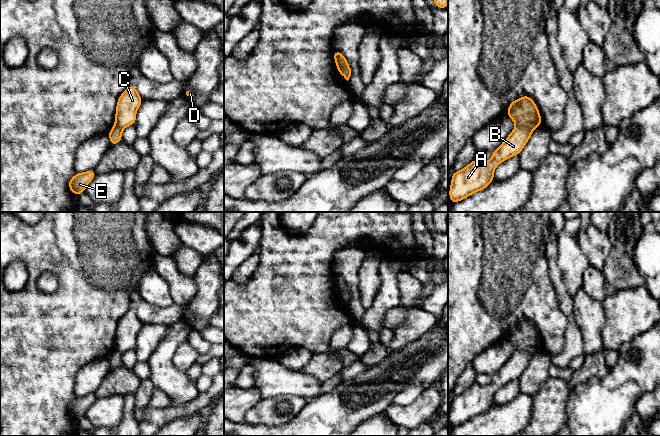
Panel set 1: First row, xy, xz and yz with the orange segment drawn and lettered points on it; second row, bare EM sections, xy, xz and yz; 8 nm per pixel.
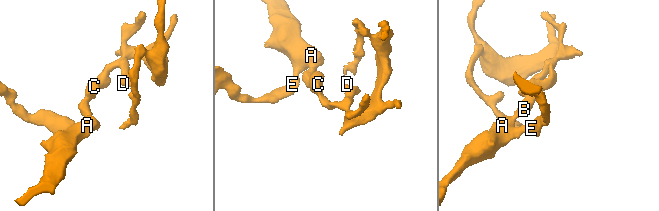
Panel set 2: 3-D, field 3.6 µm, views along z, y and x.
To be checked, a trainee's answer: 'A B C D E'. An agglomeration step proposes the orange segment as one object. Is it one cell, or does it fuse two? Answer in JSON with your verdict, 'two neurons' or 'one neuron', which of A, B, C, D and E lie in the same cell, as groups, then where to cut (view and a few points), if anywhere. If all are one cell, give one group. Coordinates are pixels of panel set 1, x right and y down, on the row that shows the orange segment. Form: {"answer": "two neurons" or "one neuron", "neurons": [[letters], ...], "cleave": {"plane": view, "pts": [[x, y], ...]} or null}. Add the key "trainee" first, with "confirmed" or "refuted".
{"trainee": "refuted", "answer": "two neurons", "neurons": [["A", "B", "E"], ["C", "D"]], "cleave": {"plane": "yz", "pts": [[516, 123], [527, 126], [532, 130]]}}

